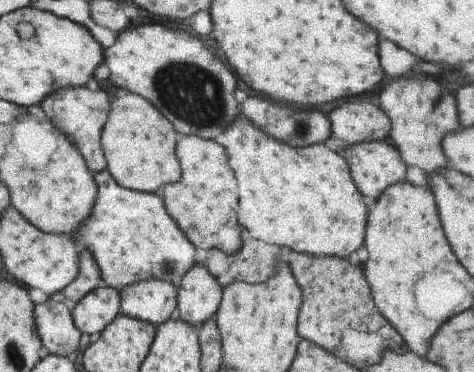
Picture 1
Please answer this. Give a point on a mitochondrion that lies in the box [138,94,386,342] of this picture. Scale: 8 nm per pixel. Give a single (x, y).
(300, 129)

